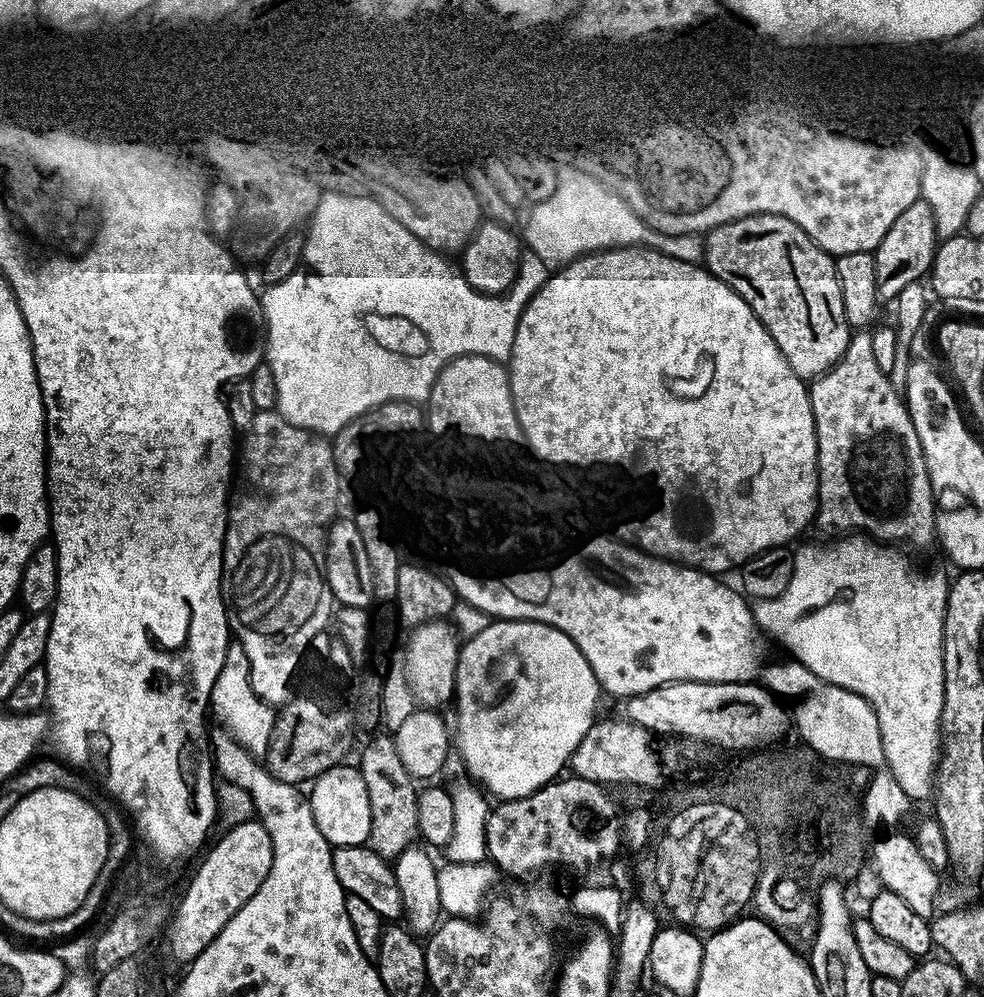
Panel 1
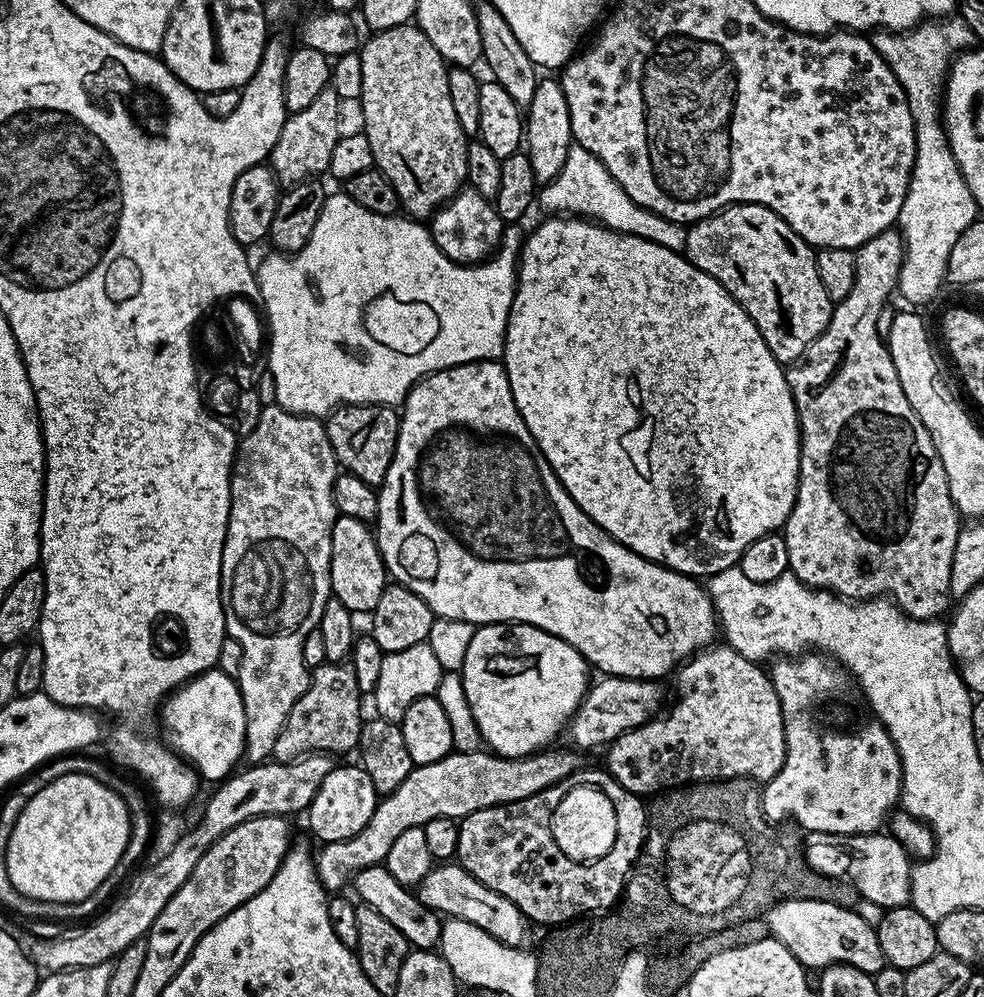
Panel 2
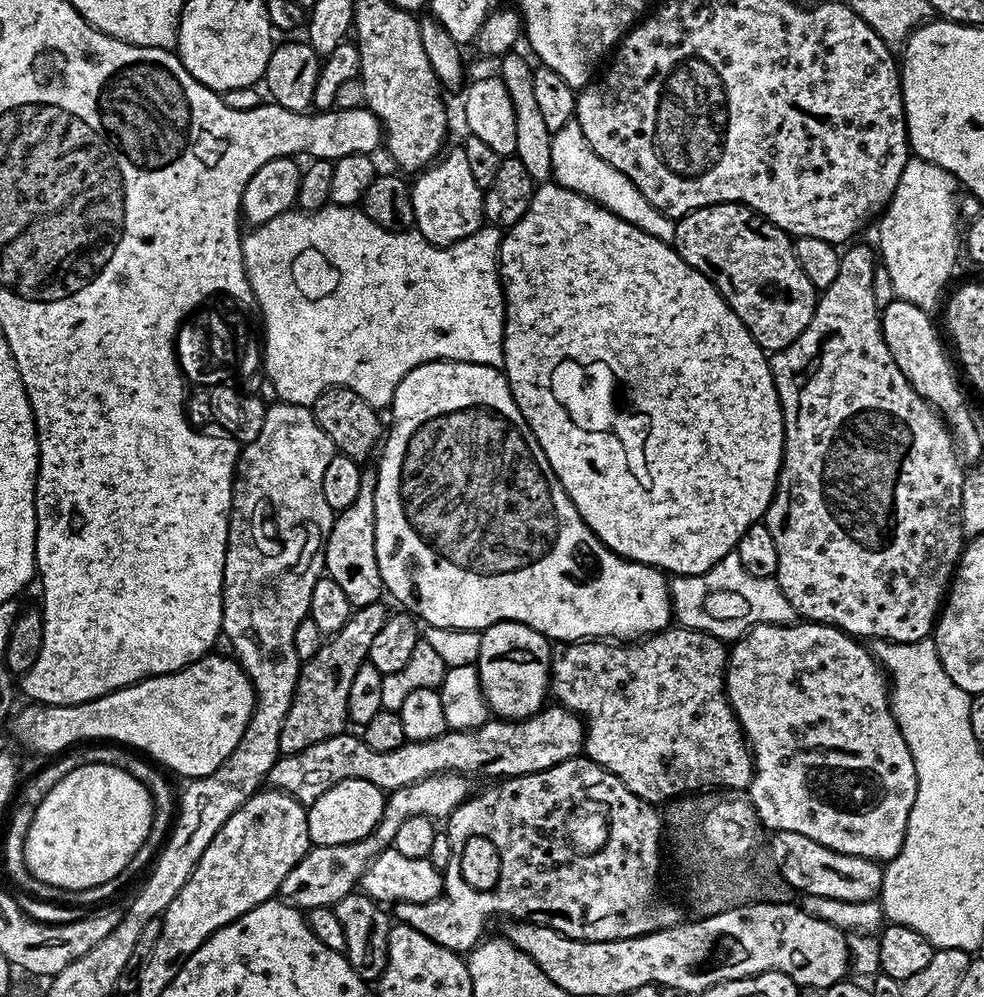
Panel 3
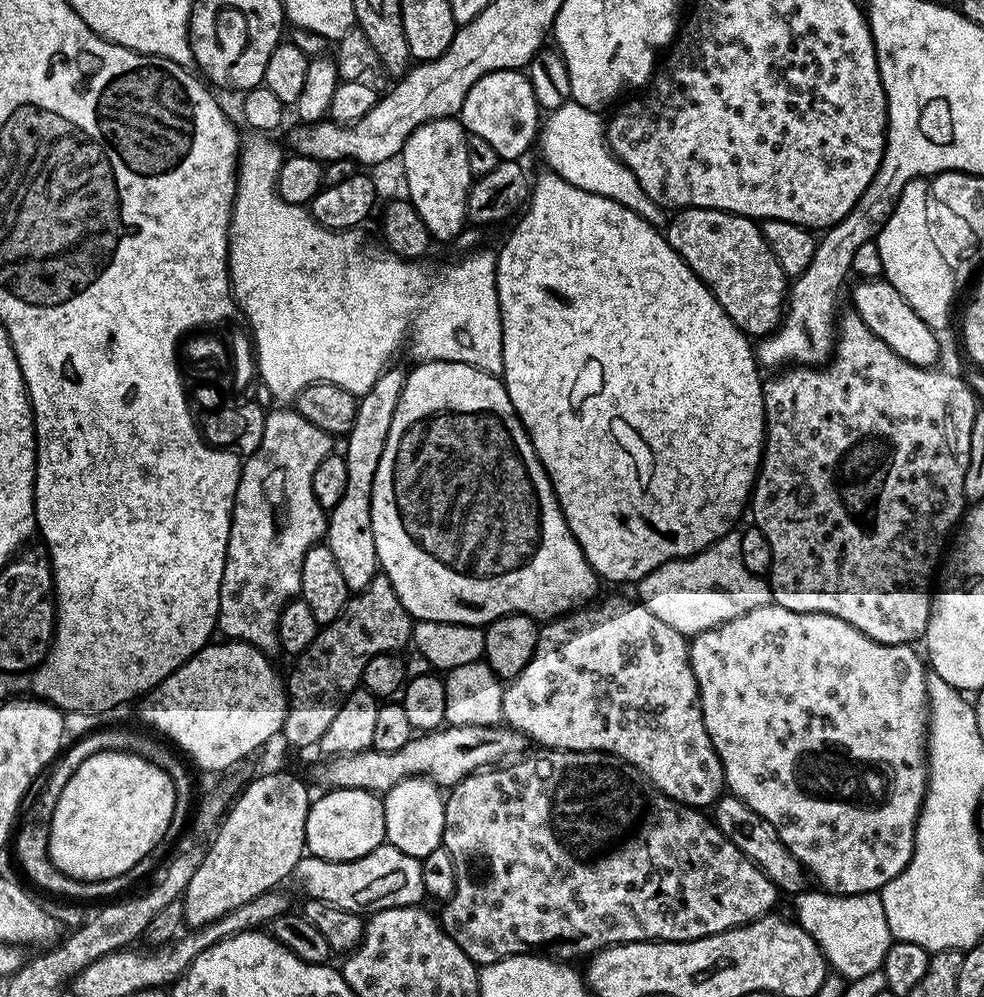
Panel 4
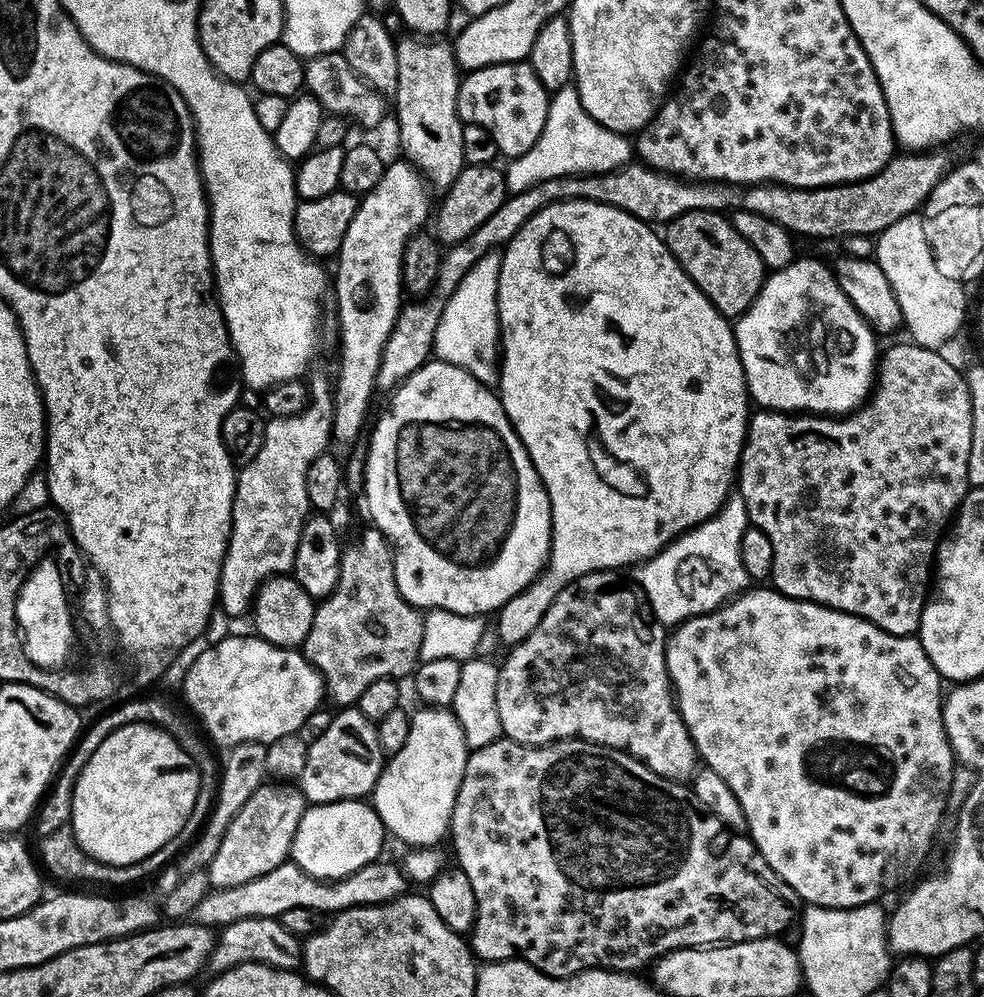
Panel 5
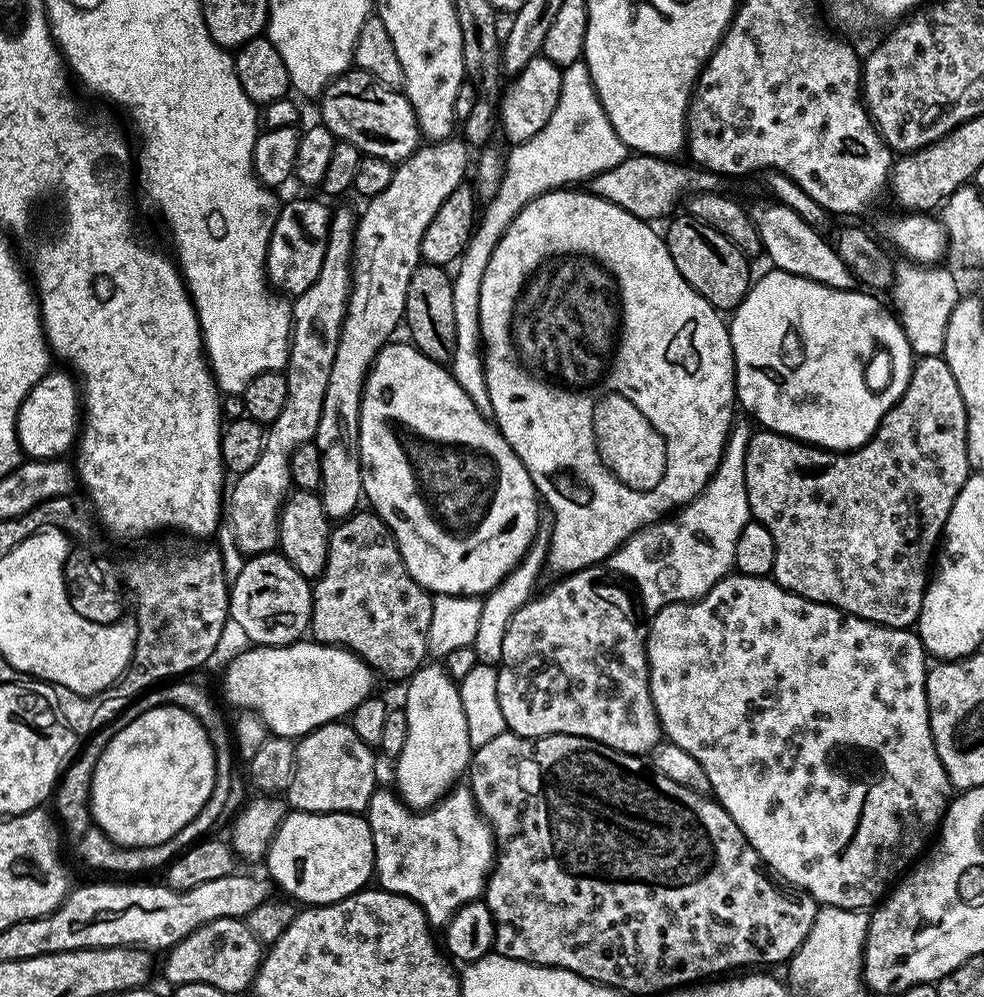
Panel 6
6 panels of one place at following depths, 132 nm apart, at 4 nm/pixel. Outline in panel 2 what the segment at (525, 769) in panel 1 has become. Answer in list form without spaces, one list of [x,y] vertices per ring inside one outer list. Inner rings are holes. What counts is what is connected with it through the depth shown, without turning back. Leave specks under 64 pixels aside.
[[[509,622],[507,624],[482,624],[479,625],[474,634],[474,638],[470,638],[470,646],[466,650],[466,658],[462,675],[464,677],[464,689],[466,690],[466,702],[470,702],[470,714],[474,714],[474,722],[480,731],[481,741],[497,756],[509,756],[510,758],[518,758],[519,756],[530,756],[533,752],[539,752],[547,749],[553,743],[552,740],[559,732],[565,731],[566,725],[571,721],[576,708],[582,702],[584,693],[590,687],[590,679],[588,680],[588,672],[590,673],[590,665],[584,659],[582,653],[574,650],[574,646],[570,646],[562,638],[558,638],[554,634],[544,632],[540,628],[536,628],[533,624],[517,624]]]

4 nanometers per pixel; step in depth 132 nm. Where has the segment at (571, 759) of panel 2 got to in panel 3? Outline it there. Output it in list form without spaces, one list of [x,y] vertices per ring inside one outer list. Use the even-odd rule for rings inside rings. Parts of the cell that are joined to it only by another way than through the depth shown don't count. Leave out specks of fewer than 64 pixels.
[[[438,772],[435,776],[427,776],[418,782],[387,793],[382,818],[371,834],[358,842],[350,842],[342,846],[317,844],[309,847],[307,854],[294,866],[294,870],[290,870],[286,878],[282,878],[279,899],[301,910],[333,907],[340,899],[357,891],[359,882],[368,869],[368,863],[395,841],[398,829],[402,827],[402,822],[406,822],[406,818],[449,817],[454,809],[459,808],[473,795],[472,784],[473,781],[469,777],[459,772]]]

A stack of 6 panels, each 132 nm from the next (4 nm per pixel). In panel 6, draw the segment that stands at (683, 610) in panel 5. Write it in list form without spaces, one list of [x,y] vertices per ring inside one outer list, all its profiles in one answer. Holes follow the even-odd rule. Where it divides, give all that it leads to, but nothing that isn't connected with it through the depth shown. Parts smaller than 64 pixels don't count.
[[[737,415],[728,432],[724,456],[708,485],[675,514],[635,532],[608,557],[607,567],[631,581],[645,613],[654,614],[662,606],[683,600],[699,600],[733,571],[738,534],[750,523],[744,455],[753,431],[753,421],[747,415]]]

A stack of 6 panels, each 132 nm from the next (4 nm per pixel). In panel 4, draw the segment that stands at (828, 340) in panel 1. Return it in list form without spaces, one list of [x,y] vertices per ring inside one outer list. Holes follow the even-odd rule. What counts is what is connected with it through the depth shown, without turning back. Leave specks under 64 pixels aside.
[[[681,208],[673,216],[666,224],[668,245],[688,263],[692,273],[714,294],[724,313],[749,338],[772,335],[784,319],[790,280],[784,275],[782,266],[778,266],[778,258],[774,258],[770,246],[766,246],[764,235],[760,233],[760,224],[751,216],[739,216],[717,208]]]

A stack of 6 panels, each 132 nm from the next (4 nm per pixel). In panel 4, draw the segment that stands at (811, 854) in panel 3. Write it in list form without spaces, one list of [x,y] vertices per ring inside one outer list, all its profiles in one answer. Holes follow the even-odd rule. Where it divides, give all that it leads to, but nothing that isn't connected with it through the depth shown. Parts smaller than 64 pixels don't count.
[[[731,794],[721,796],[714,805],[714,811],[716,811],[716,816],[714,815],[716,829],[730,842],[734,842],[738,850],[742,850],[742,854],[749,856],[776,883],[781,893],[795,894],[805,891],[804,865],[800,864],[798,858],[790,854],[788,847],[778,839],[770,822],[766,822],[757,812],[750,810],[750,806],[746,806],[744,800]]]

